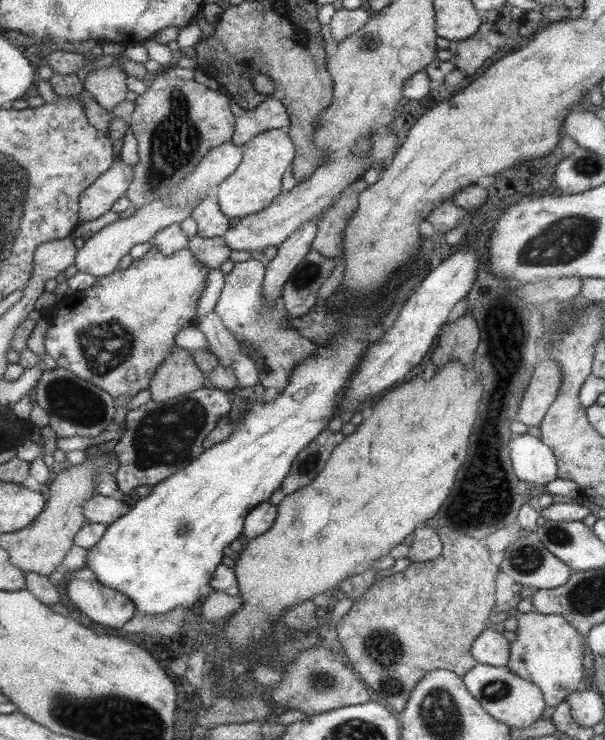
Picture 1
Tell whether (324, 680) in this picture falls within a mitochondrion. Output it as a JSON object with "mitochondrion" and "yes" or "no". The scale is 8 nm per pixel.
{"mitochondrion":"yes"}

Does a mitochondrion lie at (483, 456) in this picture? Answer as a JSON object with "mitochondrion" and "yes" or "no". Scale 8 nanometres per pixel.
{"mitochondrion":"no"}

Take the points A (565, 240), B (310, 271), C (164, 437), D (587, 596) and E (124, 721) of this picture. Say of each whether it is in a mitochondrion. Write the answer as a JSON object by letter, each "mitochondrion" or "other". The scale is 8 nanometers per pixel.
{"A":"mitochondrion","B":"mitochondrion","C":"mitochondrion","D":"mitochondrion","E":"mitochondrion"}

